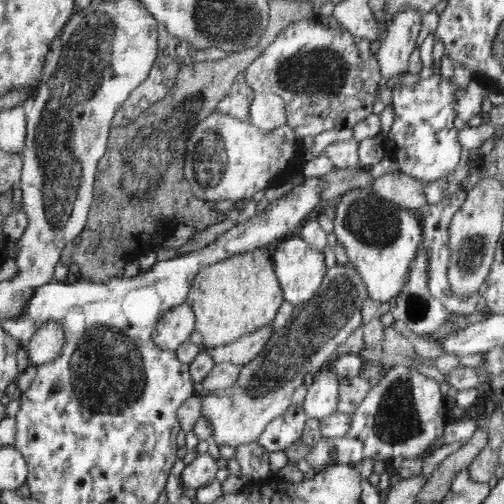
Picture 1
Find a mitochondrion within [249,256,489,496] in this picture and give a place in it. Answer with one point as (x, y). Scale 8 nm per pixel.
(396, 420)

